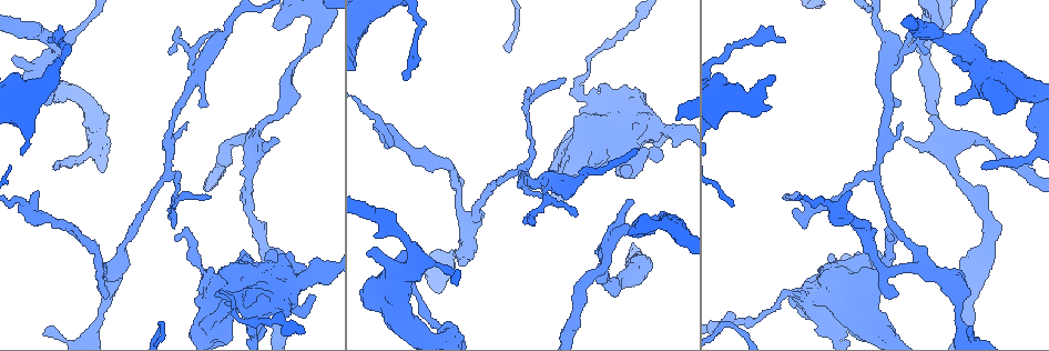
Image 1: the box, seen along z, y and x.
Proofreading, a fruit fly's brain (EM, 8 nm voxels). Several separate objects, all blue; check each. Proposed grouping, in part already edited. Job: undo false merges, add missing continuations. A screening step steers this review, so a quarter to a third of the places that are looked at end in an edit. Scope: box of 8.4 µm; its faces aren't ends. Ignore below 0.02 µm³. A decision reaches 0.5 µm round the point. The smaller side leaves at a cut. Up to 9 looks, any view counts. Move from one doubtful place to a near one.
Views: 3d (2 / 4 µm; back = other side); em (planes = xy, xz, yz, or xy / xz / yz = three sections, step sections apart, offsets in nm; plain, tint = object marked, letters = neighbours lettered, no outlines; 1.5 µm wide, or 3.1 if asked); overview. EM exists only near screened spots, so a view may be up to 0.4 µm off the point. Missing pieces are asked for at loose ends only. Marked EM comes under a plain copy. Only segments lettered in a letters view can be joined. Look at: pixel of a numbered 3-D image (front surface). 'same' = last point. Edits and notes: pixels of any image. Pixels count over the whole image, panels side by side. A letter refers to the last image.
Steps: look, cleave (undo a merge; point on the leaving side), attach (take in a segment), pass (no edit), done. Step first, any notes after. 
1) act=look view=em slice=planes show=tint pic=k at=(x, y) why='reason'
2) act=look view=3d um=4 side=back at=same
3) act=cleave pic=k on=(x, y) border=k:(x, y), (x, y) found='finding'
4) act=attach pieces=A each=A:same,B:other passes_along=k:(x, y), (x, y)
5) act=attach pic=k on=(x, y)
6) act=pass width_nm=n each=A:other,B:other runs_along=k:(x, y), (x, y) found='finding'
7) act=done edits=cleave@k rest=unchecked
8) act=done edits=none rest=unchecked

act=look view=em slice=planes show=tint pic=1 at=(890, 269) why='branch point'

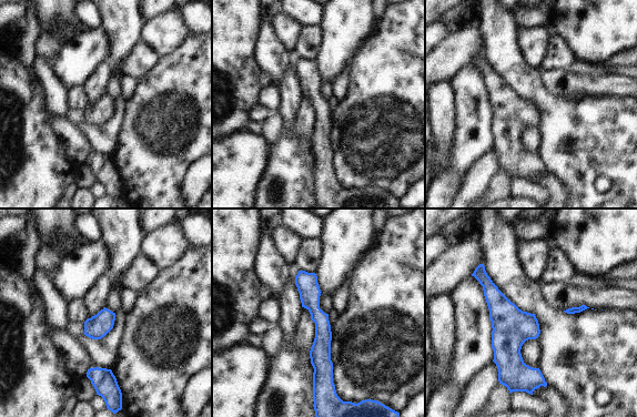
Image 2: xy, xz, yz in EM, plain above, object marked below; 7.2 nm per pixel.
act=look view=em slice=planes show=letters at=same

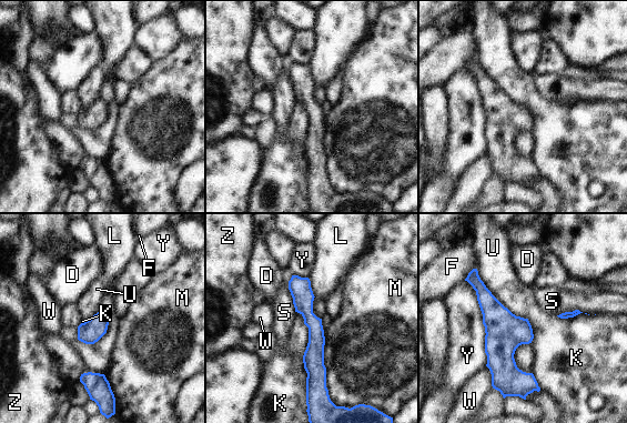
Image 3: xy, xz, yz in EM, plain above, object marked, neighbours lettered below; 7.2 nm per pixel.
act=pass each=D:other,F:other,K:other,L:other,M:other,S:other,U:other,W:other,Y:other,Z:other runs_along=3:(475, 278), (525, 386) found='one cell here'

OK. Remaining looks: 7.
act=look view=em slice=yz step=8 show=letters pic=1 at=(209, 269) why='stops while still wide'

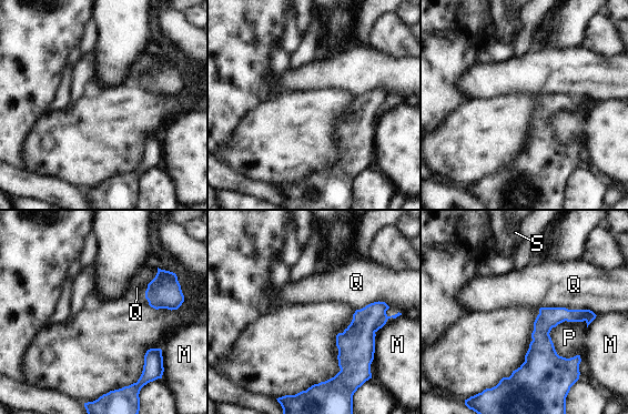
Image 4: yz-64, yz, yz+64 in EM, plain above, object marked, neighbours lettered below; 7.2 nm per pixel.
act=pass each=M:other,P:other,Q:other,S:other border=4:(540, 306), (589, 309), (596, 315) found='none of them fits'

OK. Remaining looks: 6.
act=look view=3d um=4 pic=1 at=(44, 67) why='calibre changes'

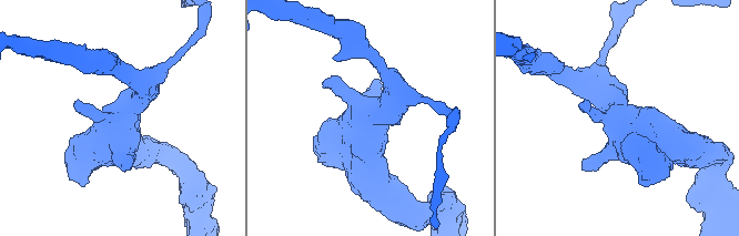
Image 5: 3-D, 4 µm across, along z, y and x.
act=look view=em slice=planes show=tint pic=5 at=(370, 117)

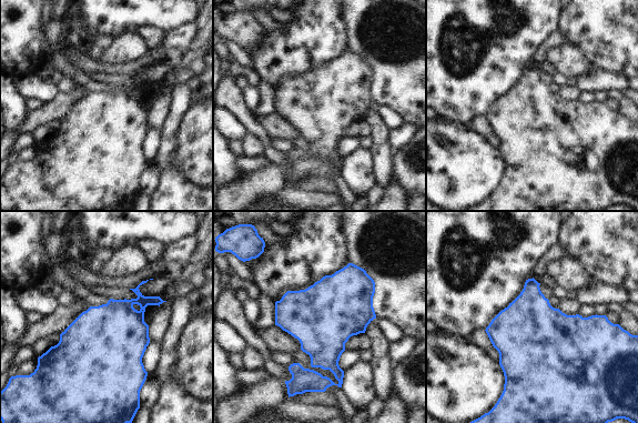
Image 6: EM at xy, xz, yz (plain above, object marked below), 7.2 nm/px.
act=look view=em slice=planes show=letters at=same why='see the neighbours'

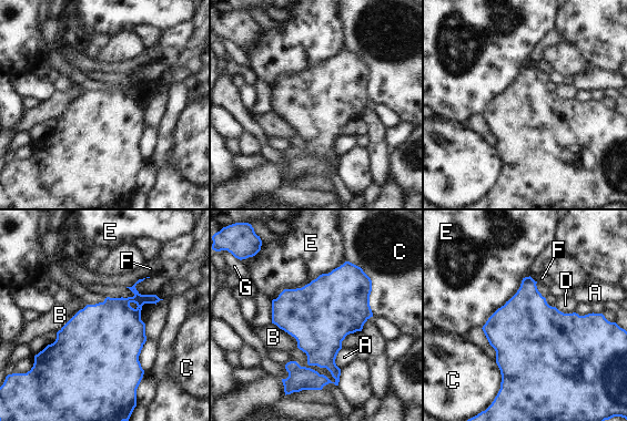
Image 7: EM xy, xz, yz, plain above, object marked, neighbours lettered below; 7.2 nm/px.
act=pass width_nm=420 each=A:other,B:other,C:other,D:other,E:other,F:other,G:other found='continuous, no second cell'

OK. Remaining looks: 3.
act=look view=em slice=xy step=8 show=letters pic=1 at=(48, 40)

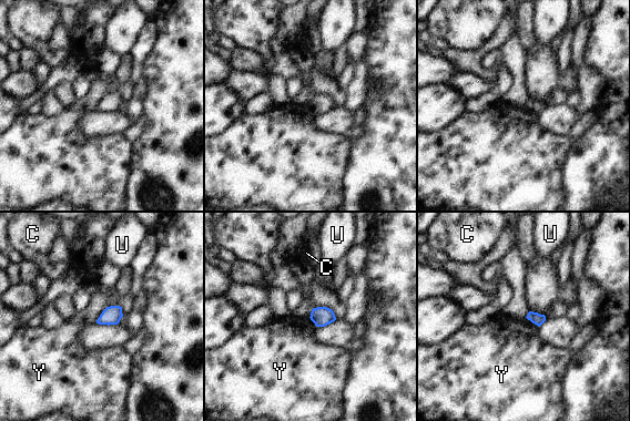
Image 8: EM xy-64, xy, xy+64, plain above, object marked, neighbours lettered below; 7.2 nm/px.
act=look view=em slice=planes show=letters at=same why='another direction'

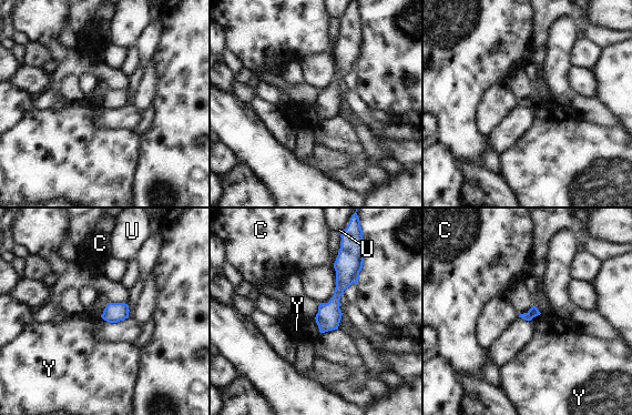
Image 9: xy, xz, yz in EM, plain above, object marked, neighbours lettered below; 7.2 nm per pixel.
act=pass each=C:other,U:other,Y:other found='none of them fits'

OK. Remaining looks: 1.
act=done edits=none rest=unchecked

